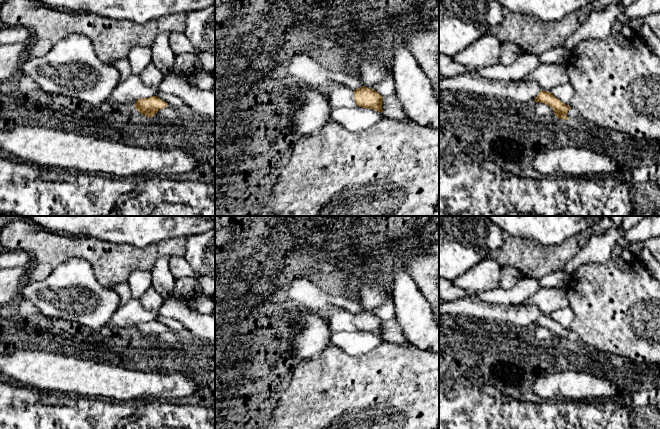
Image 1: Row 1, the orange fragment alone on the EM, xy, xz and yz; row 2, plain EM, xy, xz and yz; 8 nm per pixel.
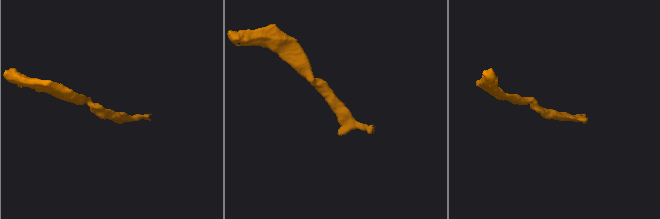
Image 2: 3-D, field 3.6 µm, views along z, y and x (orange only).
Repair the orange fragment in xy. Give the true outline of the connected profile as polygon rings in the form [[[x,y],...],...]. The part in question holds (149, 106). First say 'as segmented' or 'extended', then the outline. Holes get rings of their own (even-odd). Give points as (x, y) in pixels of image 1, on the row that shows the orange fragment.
as segmented; [[[157,96],[138,99],[135,103],[136,110],[149,118],[153,117],[159,110],[166,107],[168,107],[168,103]]]

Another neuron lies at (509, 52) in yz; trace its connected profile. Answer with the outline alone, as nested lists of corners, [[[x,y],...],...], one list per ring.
[[[515,43],[500,44],[499,63],[505,66],[512,65],[520,56],[522,51]]]

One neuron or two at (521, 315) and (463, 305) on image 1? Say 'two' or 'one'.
one

